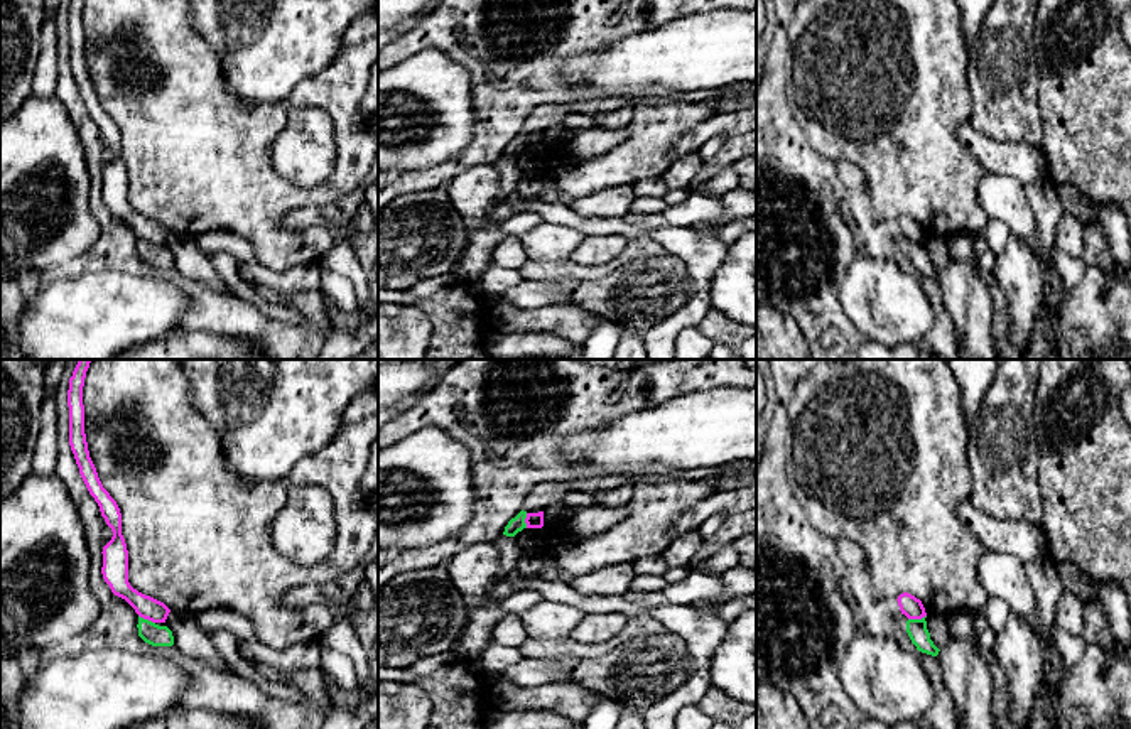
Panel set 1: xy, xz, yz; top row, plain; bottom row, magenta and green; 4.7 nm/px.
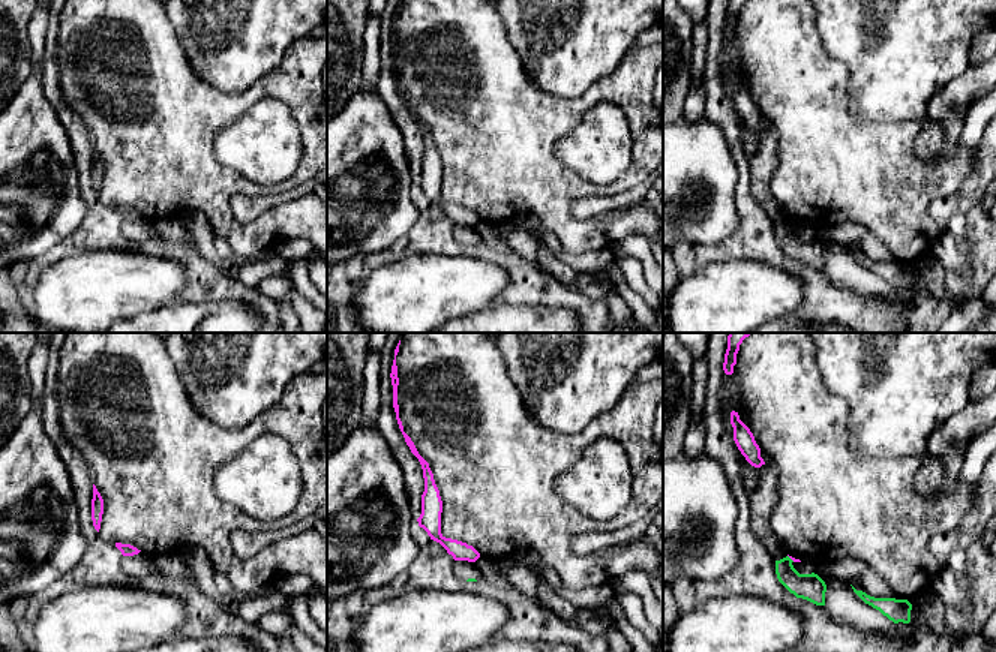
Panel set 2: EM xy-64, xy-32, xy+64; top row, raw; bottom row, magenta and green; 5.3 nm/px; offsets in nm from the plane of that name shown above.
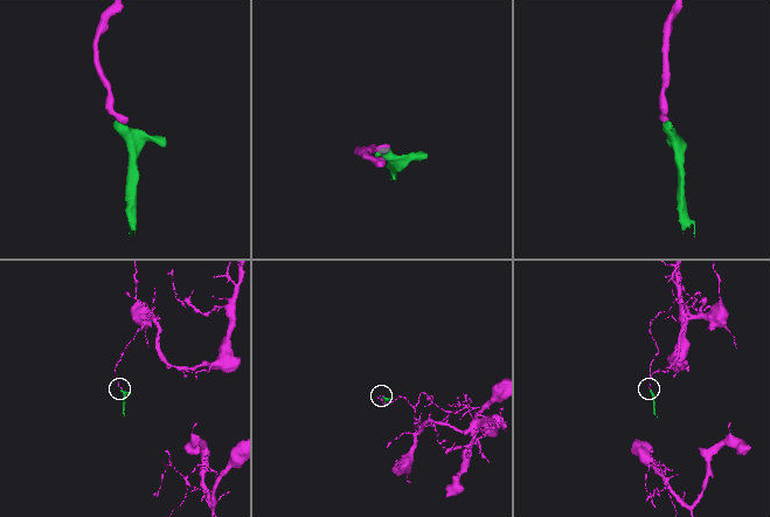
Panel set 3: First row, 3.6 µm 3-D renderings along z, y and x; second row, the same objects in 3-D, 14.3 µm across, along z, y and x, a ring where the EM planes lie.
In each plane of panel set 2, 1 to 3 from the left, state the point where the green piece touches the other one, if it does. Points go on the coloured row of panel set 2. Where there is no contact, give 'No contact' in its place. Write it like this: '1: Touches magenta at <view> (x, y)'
1: No contact
2: No contact
3: Touches magenta at xy+64 (791, 558)

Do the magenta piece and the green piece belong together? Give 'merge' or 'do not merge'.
do not merge

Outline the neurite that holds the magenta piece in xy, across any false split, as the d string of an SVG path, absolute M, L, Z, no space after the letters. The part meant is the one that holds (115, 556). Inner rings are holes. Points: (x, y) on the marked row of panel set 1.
M79 359L73 376L69 378L69 446L89 494L98 503L101 516L113 532L111 540L101 552L101 574L111 592L125 599L140 618L152 623L165 623L170 609L164 602L138 592L128 582L128 550L122 535L122 513L116 501L103 488L96 467L89 457L84 434L83 386L91 361L93 359Z

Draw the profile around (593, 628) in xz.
M621 613L584 614L569 636L587 645L603 643L616 636L626 621L628 618Z

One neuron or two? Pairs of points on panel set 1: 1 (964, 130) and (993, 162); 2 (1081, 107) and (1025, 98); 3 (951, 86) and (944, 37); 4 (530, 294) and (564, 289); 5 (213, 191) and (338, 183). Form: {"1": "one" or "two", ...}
{"1": "one", "2": "two", "3": "one", "4": "one", "5": "one"}

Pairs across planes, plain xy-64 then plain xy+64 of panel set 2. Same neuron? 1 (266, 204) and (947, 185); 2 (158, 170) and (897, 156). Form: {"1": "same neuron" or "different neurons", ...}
{"1": "different neurons", "2": "same neuron"}

